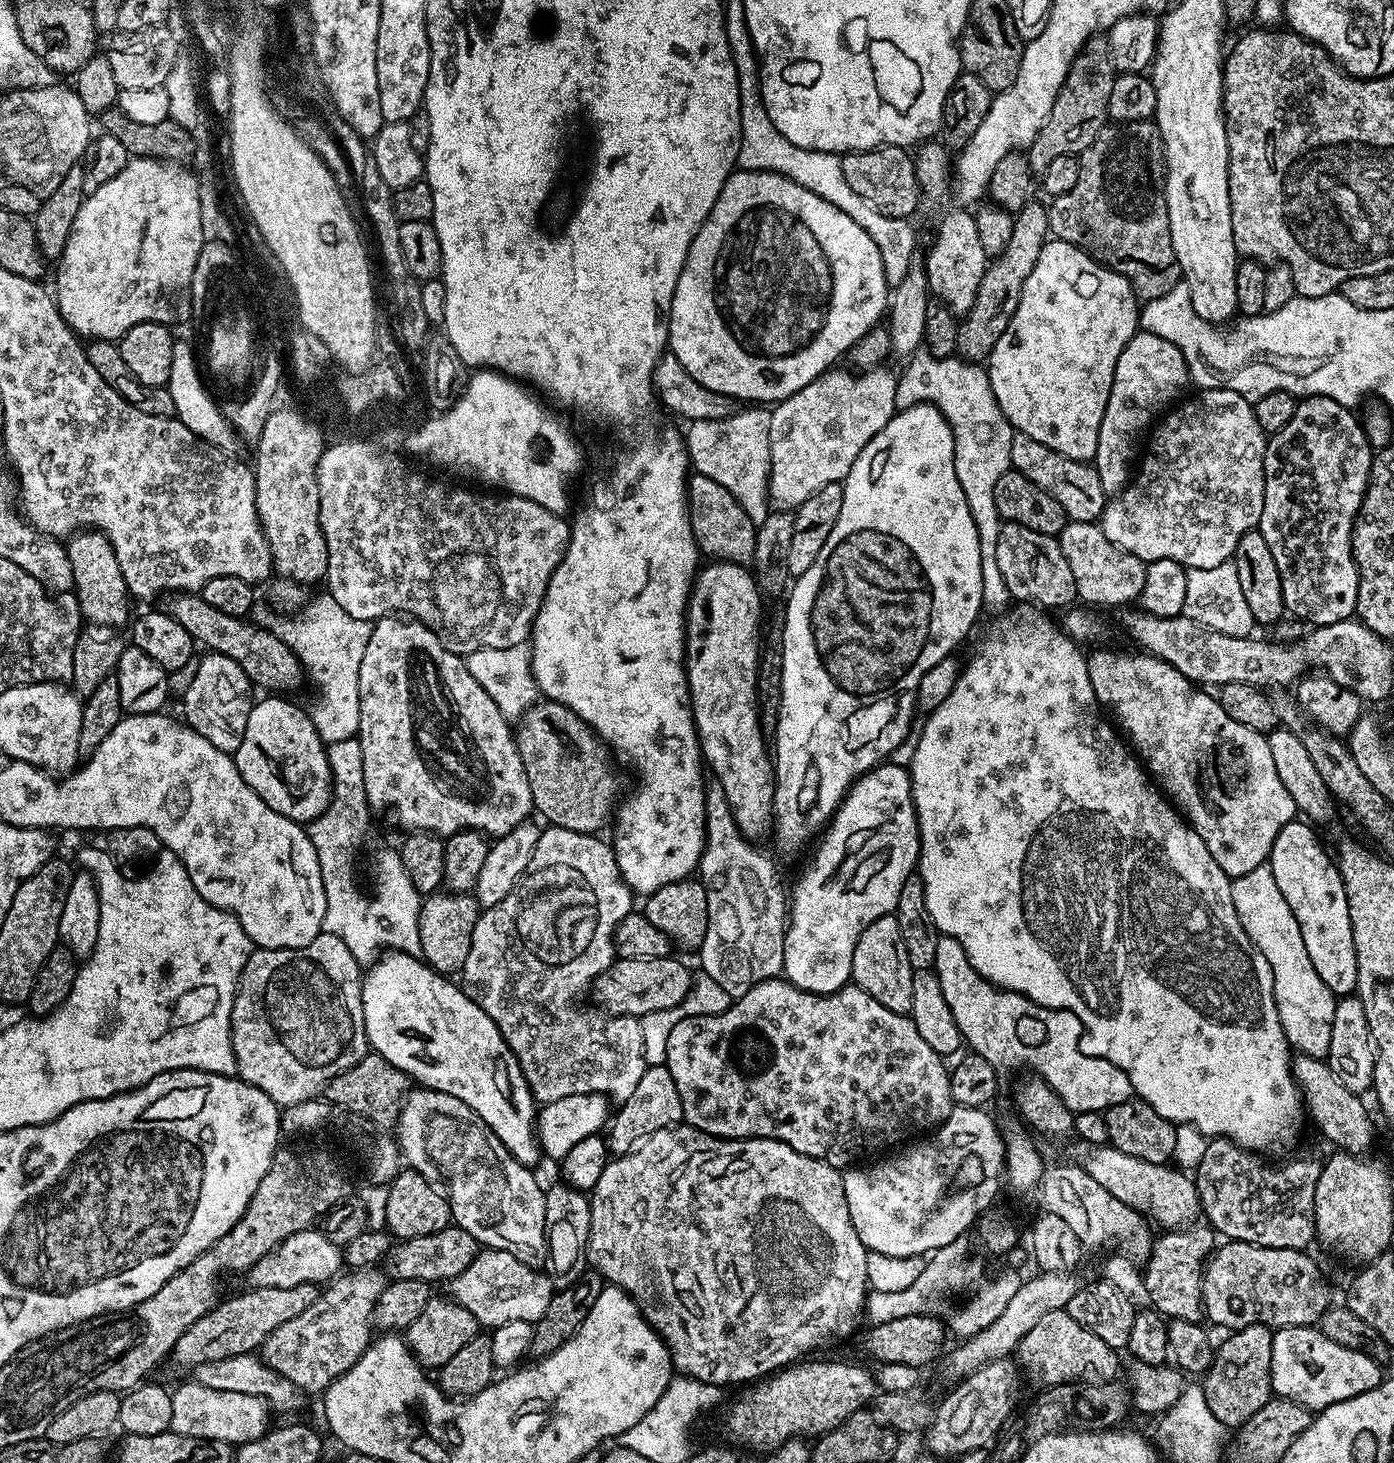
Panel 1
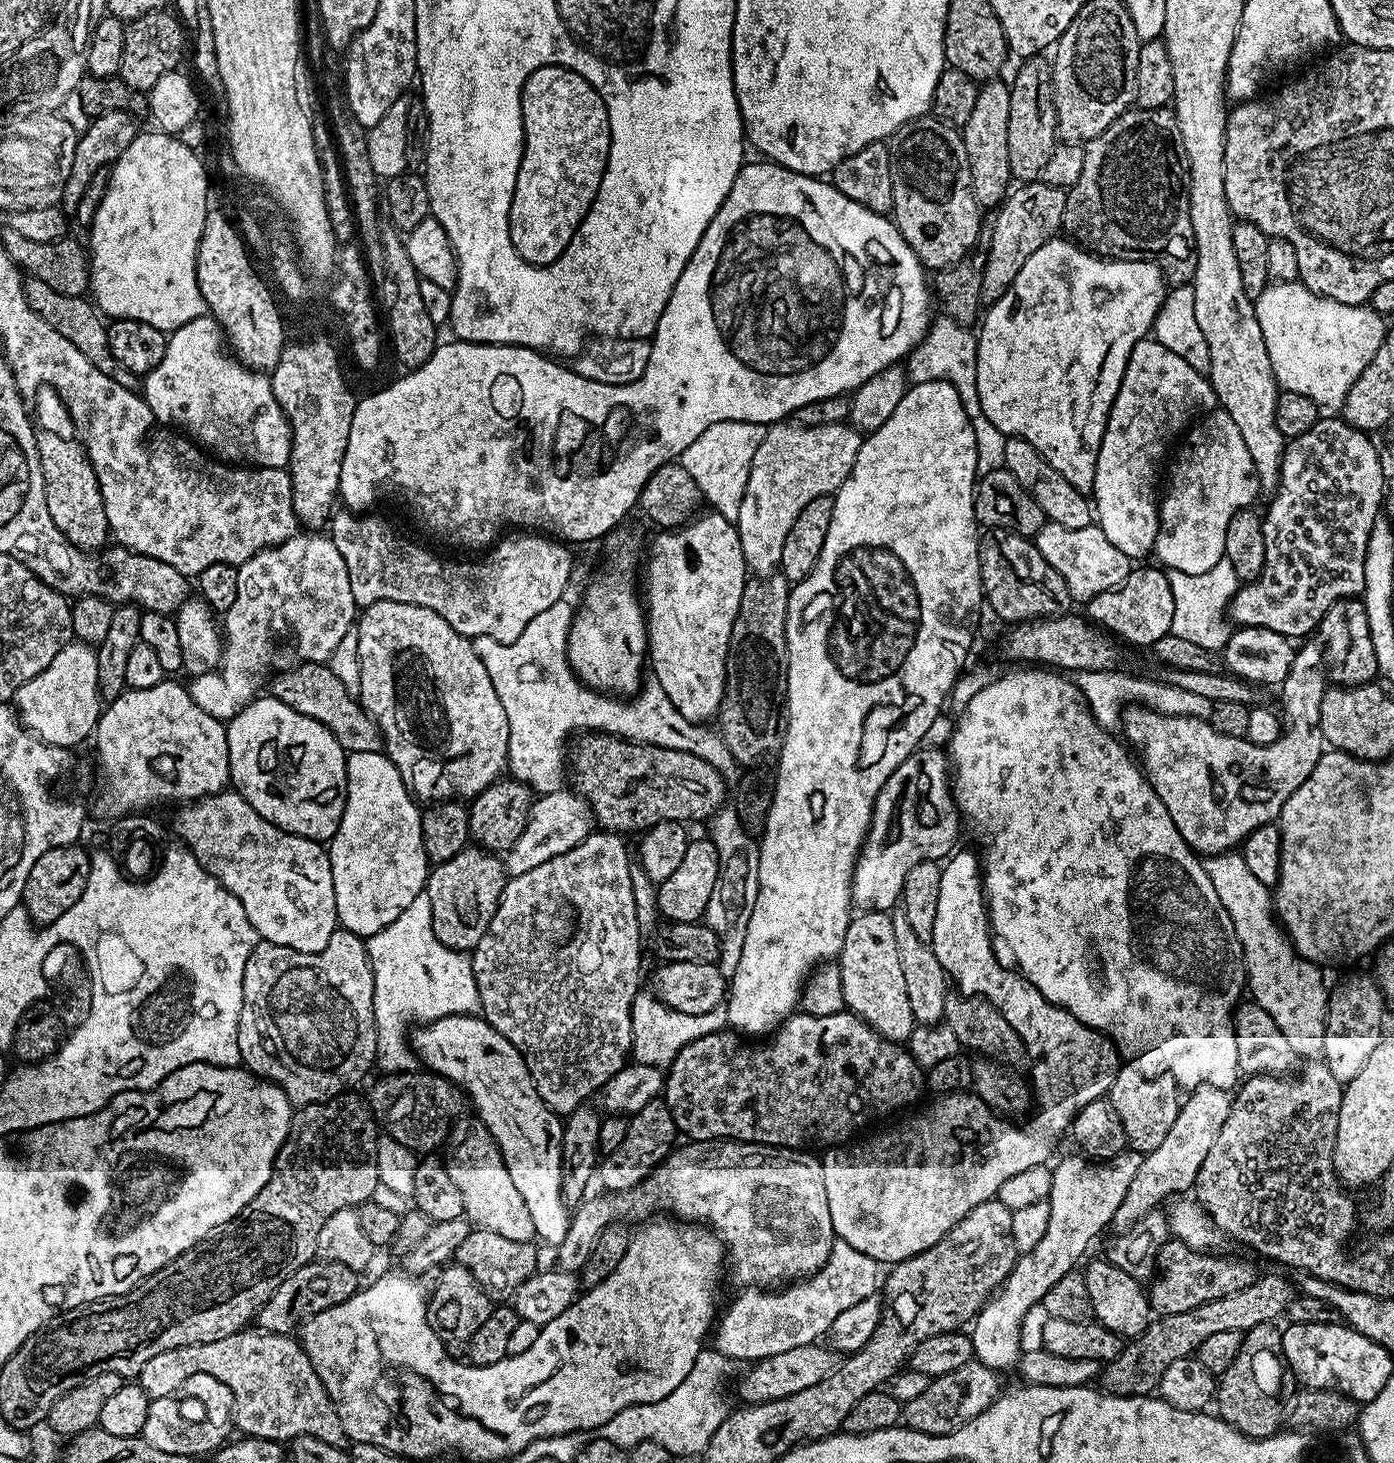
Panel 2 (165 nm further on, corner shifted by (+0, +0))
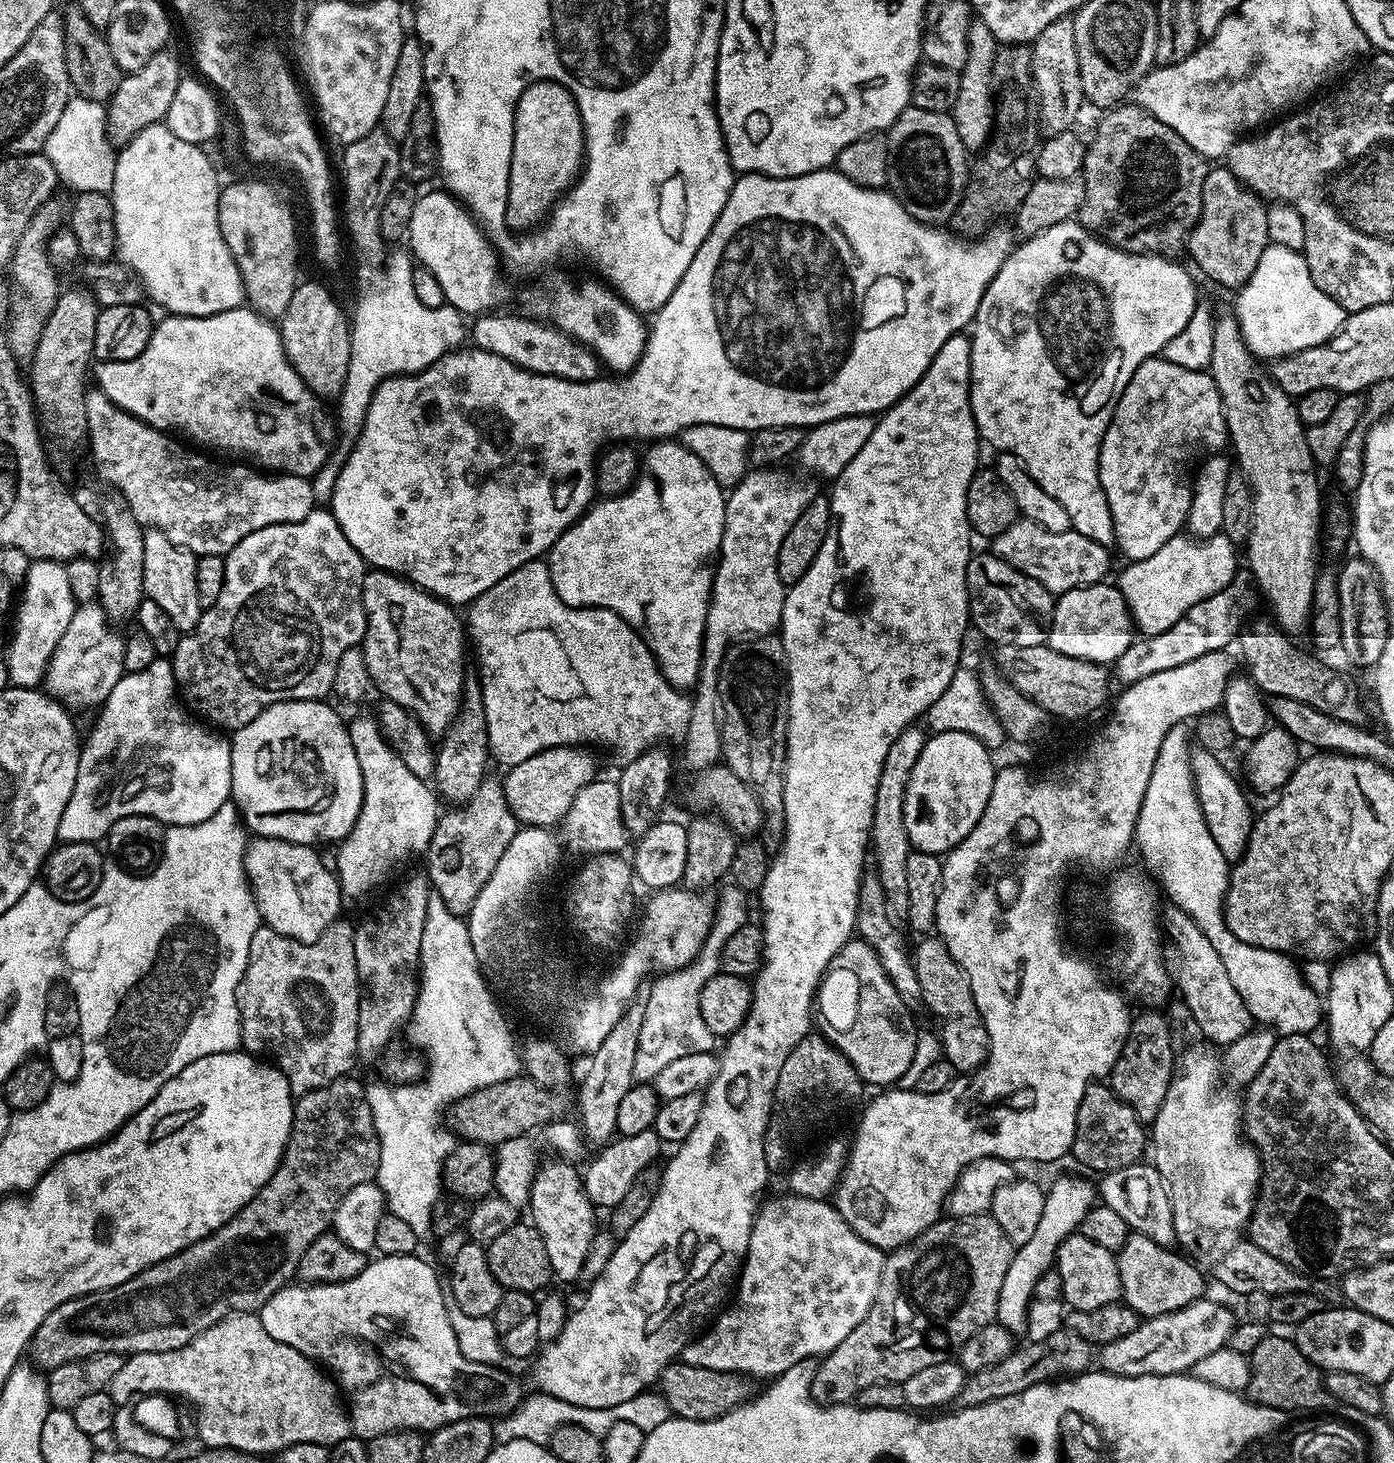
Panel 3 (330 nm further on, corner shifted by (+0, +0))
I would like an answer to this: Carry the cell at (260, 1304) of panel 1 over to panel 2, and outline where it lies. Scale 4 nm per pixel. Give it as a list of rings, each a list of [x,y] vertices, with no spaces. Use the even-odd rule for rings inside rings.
[[[314,1258],[306,1266],[294,1270],[294,1274],[290,1274],[286,1282],[282,1282],[282,1286],[274,1290],[274,1294],[270,1294],[270,1298],[256,1313],[254,1320],[265,1332],[286,1336],[295,1333],[297,1328],[314,1314],[346,1302],[354,1293],[359,1292],[361,1287],[361,1273],[350,1270],[350,1266],[342,1266],[342,1262]]]

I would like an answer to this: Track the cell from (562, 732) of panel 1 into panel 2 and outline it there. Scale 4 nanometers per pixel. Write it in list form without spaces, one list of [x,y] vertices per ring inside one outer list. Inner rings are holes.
[[[605,732],[580,734],[570,744],[570,784],[577,796],[584,797],[592,807],[595,823],[603,831],[628,834],[628,831],[643,833],[661,824],[663,820],[689,822],[688,820],[711,821],[725,807],[724,795],[729,795],[729,785],[710,762],[682,750],[670,750],[666,746],[635,744],[621,736],[607,736]]]

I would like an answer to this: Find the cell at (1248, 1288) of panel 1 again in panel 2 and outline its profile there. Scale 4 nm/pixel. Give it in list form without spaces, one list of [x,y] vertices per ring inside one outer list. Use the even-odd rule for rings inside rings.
[[[1172,1238],[1156,1254],[1154,1275],[1146,1288],[1148,1302],[1153,1313],[1162,1316],[1182,1314],[1182,1310],[1194,1310],[1194,1306],[1202,1306],[1214,1298],[1226,1298],[1226,1294],[1250,1286],[1257,1276],[1258,1272],[1244,1264],[1219,1260],[1216,1254],[1197,1252],[1195,1248],[1187,1248],[1181,1240]]]

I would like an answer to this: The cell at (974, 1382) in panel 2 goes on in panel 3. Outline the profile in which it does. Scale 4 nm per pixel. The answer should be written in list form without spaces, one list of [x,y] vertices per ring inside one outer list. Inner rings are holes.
[[[1067,1330],[1056,1332],[1040,1342],[1025,1343],[1024,1346],[1017,1347],[1006,1358],[1002,1358],[998,1366],[986,1366],[986,1370],[971,1373],[954,1399],[955,1403],[960,1408],[982,1406],[998,1398],[1010,1398],[1010,1394],[1022,1394],[1022,1390],[1030,1390],[1030,1386],[1075,1378],[1081,1372],[1089,1371],[1094,1364],[1094,1345]]]

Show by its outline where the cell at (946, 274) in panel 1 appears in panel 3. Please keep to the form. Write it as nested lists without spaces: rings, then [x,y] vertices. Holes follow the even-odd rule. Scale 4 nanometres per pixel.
[[[906,107],[898,114],[886,132],[888,138],[888,183],[896,201],[906,209],[915,220],[922,224],[944,226],[949,223],[962,202],[964,187],[968,185],[970,171],[970,153],[964,147],[962,138],[958,138],[958,126],[954,126],[951,115],[946,112],[922,110]]]

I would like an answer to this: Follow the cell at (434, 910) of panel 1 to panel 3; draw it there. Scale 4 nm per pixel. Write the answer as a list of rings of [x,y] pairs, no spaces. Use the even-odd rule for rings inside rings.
[[[485,778],[478,786],[478,790],[474,790],[474,794],[465,804],[449,807],[447,811],[445,816],[443,813],[437,819],[436,829],[430,838],[430,846],[426,853],[426,861],[428,860],[426,875],[431,891],[437,892],[442,898],[442,902],[446,902],[446,906],[450,906],[452,913],[455,916],[467,917],[482,886],[486,886],[490,874],[494,874],[494,866],[498,866],[498,858],[502,858],[506,846],[510,846],[510,842],[518,830],[518,821],[514,818],[514,814],[506,802],[504,786],[499,779]]]

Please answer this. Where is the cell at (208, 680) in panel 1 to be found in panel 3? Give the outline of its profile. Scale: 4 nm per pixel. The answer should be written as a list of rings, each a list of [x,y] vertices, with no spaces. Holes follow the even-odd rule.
[[[148,528],[145,531],[142,554],[144,595],[147,599],[158,602],[158,606],[170,614],[170,622],[174,622],[181,634],[191,632],[200,621],[202,609],[198,602],[198,586],[194,583],[197,559],[196,553],[170,542],[170,538],[160,529]]]

